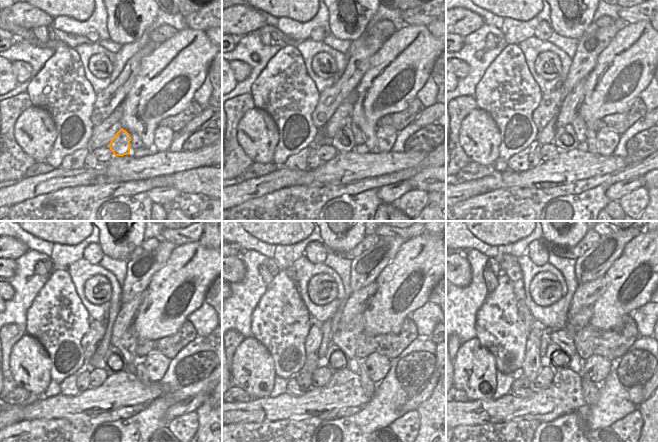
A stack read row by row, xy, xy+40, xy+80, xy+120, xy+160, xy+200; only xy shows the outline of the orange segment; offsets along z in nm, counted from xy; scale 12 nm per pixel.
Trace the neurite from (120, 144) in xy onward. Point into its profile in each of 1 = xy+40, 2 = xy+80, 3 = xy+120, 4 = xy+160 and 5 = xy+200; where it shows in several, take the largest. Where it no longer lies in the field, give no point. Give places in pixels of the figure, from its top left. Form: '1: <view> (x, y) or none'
1: xy+40 (346, 132)
2: xy+80 (568, 129)
3: xy+120 (111, 350)
4: xy+160 (325, 361)
5: xy+200 (551, 347)

